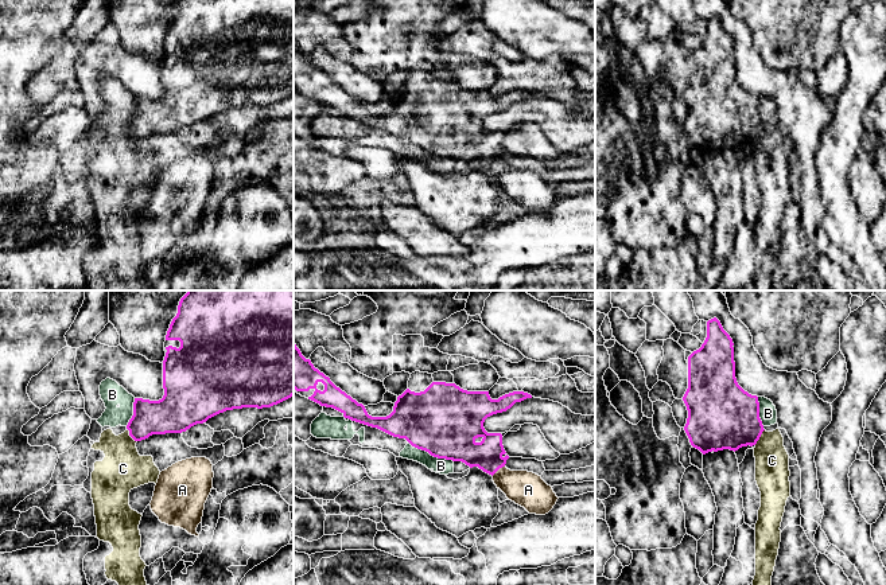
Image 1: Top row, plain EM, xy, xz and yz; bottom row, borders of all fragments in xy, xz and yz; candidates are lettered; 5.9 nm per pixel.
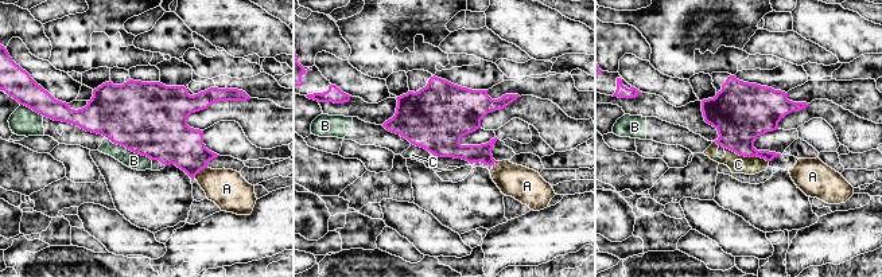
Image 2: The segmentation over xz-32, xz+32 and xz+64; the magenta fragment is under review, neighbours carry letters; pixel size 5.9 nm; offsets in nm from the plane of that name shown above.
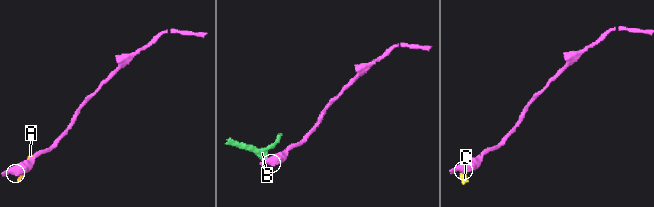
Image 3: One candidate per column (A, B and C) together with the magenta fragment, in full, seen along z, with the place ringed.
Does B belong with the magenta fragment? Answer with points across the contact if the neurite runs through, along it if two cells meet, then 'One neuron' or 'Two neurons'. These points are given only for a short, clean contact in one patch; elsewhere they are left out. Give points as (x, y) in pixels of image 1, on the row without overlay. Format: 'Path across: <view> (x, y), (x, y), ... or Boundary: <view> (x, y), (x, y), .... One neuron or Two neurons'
Two neurons

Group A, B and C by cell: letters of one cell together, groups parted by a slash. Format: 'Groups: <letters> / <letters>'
Groups: A / B C

